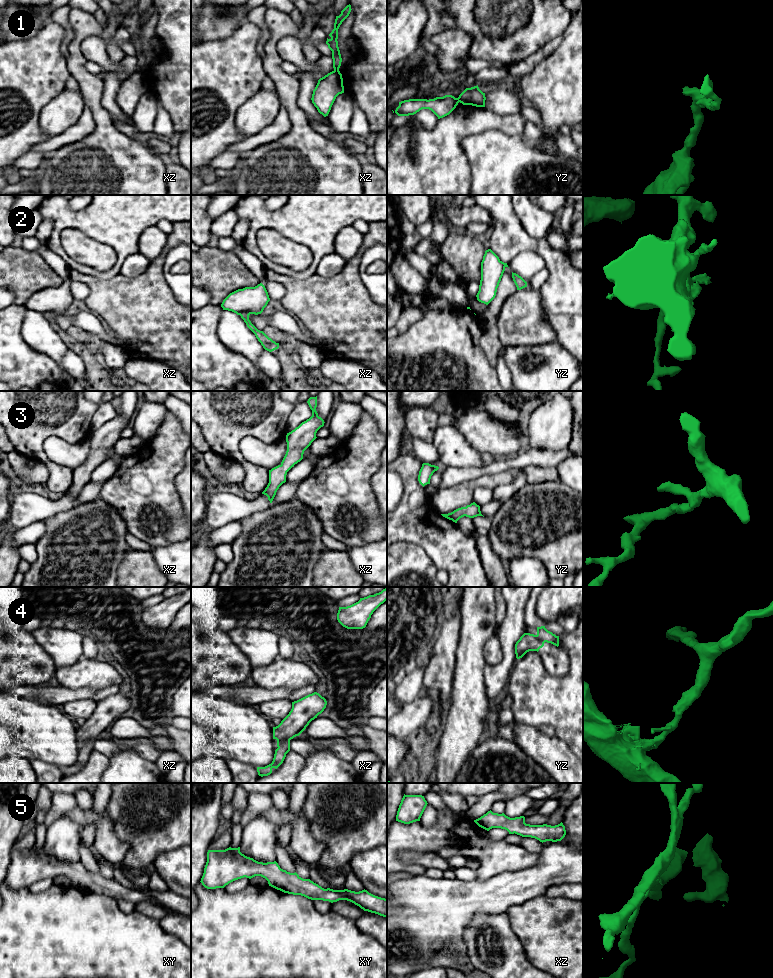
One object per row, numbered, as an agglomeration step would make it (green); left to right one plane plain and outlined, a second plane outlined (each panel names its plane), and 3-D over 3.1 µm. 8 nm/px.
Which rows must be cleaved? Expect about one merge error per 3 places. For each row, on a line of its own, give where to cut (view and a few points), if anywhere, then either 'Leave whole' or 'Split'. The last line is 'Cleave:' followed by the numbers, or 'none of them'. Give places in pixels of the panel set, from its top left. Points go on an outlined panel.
1: Split along xz (334, 69), (338, 70). Split
2: Split along xz (250, 313), (243, 312), (238, 314). Split
3: No split. Leave whole
4: Split along xz (289, 739), (286, 739), (278, 747). Split
5: No split. Leave whole
Cleave: 1, 2, 4

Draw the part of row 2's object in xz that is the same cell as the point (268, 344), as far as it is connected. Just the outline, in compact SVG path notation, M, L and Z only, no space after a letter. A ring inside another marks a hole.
M243 312L239 314L246 323L247 327L255 334L258 341L261 343L263 348L269 352L272 352L279 348L279 343L276 343L269 338L263 331L258 330L249 320L250 313Z

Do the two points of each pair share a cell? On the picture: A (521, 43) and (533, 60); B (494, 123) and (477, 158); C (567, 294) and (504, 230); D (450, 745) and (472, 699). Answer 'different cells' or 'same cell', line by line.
A: different cells
B: different cells
C: same cell
D: same cell

